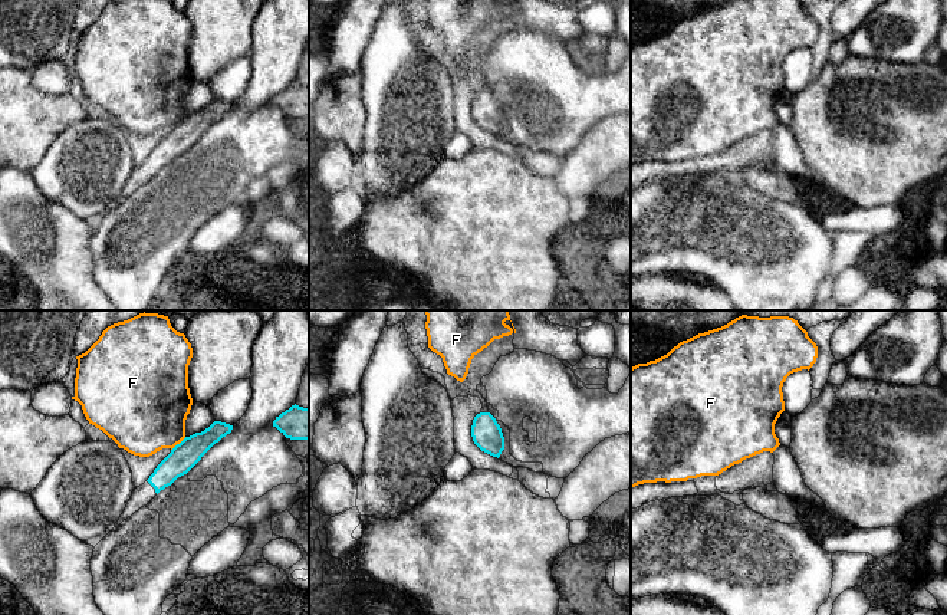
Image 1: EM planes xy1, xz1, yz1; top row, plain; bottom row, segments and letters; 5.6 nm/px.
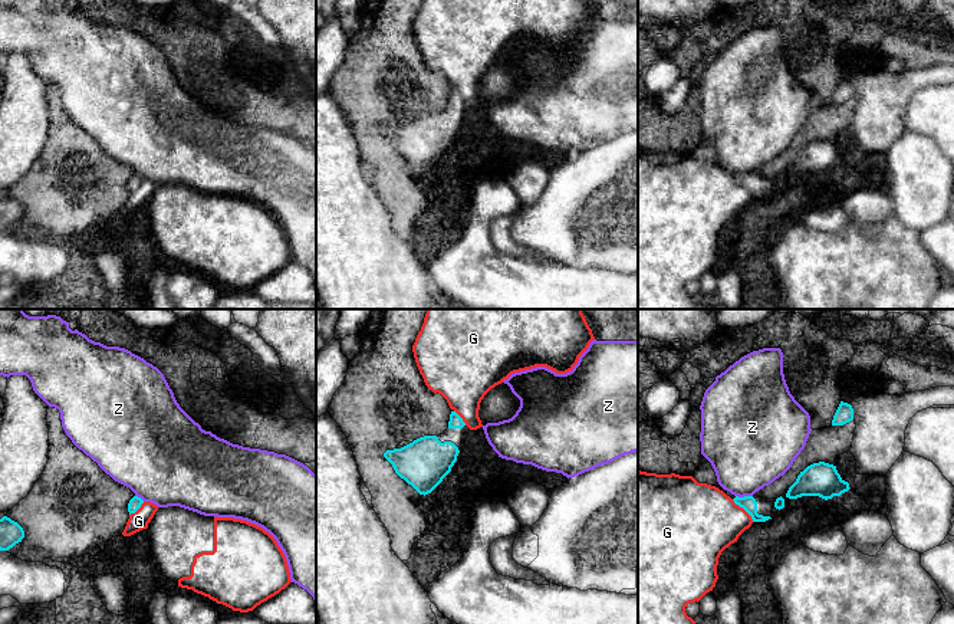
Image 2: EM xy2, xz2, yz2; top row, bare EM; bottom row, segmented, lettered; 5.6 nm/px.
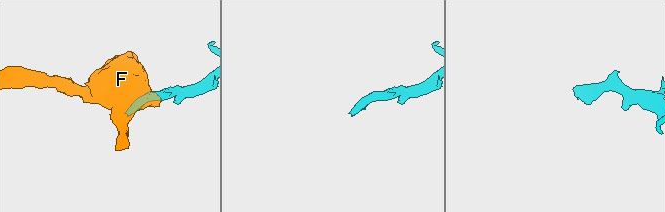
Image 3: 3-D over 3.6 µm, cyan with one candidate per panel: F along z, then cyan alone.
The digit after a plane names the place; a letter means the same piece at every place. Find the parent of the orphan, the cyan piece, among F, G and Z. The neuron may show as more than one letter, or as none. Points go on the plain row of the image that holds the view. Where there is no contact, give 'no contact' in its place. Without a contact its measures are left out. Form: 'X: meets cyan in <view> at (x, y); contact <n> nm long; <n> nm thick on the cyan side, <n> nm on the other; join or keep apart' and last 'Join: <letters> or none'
F: meets cyan in xy1 at (180, 121); contact 120 nm long; 160 nm thick on the cyan side, 440 nm on the other; keep apart
G: meets cyan in yz2 at (743, 186); contact 180 nm long; 90 nm thick on the cyan side, 400 nm on the other; keep apart
Z: meets cyan in yz2 at (744, 174); contact 100 nm long; 90 nm thick on the cyan side, 420 nm on the other; keep apart
Join: none

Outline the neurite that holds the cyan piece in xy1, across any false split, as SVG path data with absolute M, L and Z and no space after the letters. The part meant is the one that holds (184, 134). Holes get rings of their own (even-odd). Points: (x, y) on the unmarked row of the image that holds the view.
M214 99L208 106L185 115L171 131L157 144L149 157L134 167L132 174L115 201L118 205L141 185L147 184L161 168L171 164L178 155L187 152L201 135L223 115L230 112L233 103Z

